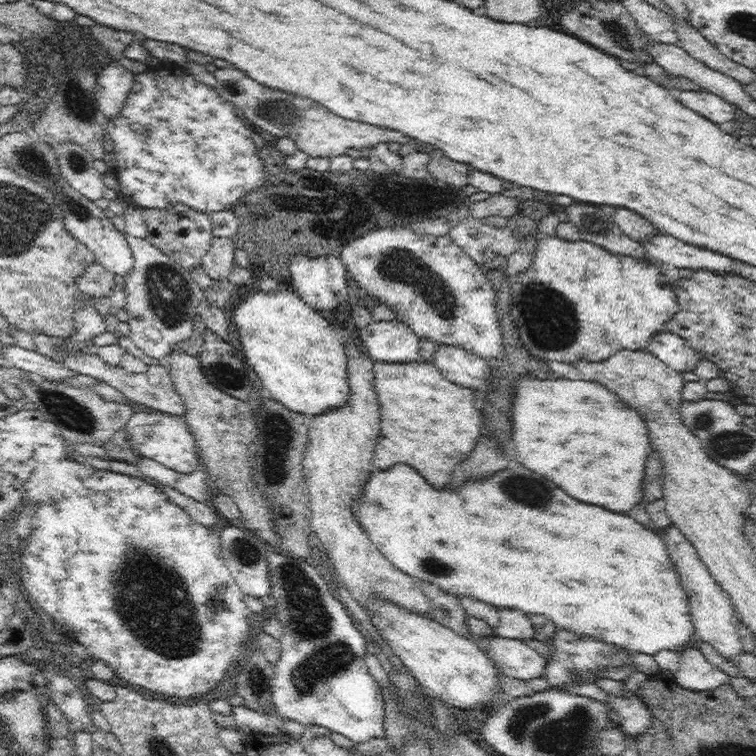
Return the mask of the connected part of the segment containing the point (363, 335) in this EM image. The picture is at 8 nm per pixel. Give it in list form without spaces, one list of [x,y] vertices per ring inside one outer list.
[[[396,319],[375,321],[358,332],[370,359],[376,363],[404,365],[421,360],[419,338]]]

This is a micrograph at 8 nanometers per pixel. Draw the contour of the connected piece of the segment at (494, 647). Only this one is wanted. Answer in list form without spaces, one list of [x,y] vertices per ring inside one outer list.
[[[489,637],[487,653],[496,669],[510,678],[528,680],[542,676],[545,671],[547,659],[520,639]]]

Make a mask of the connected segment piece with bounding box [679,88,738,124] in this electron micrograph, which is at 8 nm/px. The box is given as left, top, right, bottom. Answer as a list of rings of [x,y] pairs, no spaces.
[[[702,88],[701,91],[681,91],[679,100],[690,110],[696,110],[698,114],[702,114],[704,118],[716,124],[733,120],[735,113],[738,112],[738,108],[733,104],[705,88]]]

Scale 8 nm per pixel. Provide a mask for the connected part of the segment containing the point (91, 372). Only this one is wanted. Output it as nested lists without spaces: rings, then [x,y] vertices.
[[[67,353],[67,358],[62,363],[77,374],[87,374],[97,380],[107,382],[110,386],[118,389],[118,394],[131,399],[134,403],[145,406],[145,408],[152,408],[154,411],[169,415],[181,417],[184,415],[184,401],[178,394],[171,374],[164,368],[164,364],[161,366],[150,366],[146,372],[136,374],[127,371],[124,367],[110,366],[104,363],[96,354]]]

